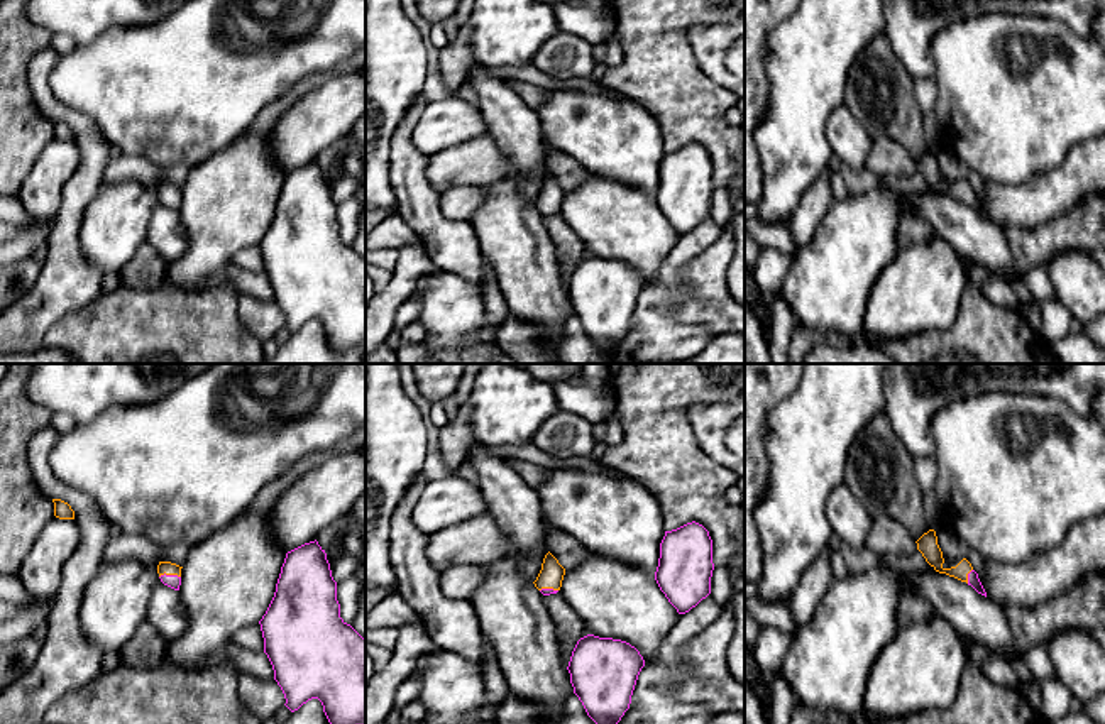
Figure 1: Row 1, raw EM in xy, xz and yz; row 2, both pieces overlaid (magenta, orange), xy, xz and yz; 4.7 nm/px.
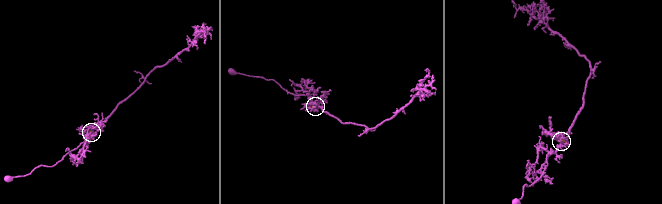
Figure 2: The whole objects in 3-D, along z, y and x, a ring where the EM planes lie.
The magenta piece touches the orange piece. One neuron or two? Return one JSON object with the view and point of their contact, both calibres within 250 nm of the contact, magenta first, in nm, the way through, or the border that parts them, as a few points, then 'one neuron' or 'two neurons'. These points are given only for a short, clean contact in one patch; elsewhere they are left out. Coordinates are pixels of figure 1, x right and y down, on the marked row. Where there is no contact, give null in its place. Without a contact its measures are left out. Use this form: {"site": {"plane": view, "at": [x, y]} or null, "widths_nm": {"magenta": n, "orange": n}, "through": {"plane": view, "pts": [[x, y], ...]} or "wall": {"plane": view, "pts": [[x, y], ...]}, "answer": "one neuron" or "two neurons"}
{"site": {"plane": "xy", "at": [170, 575]}, "widths_nm": {"magenta": 60, "orange": 60}, "through": {"plane": "xy", "pts": [[171, 581], [170, 575], [164, 567]]}, "answer": "one neuron"}

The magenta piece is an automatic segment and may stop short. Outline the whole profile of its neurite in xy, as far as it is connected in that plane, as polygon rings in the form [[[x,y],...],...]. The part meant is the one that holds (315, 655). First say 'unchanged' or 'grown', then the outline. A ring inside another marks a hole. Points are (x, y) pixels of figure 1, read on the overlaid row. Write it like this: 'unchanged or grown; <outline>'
unchanged; [[[316,540],[286,553],[274,597],[259,624],[264,653],[291,712],[318,699],[330,724],[366,724],[366,638],[340,617],[337,582]]]

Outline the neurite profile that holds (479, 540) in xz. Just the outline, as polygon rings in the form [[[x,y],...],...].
[[[489,513],[428,535],[426,545],[428,560],[442,572],[457,563],[484,568],[513,550],[514,545]]]

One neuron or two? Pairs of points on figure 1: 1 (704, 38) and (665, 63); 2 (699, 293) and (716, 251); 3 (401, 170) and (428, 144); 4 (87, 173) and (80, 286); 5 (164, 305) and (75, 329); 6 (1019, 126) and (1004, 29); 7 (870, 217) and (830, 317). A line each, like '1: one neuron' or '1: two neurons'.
1: two neurons
2: one neuron
3: two neurons
4: one neuron
5: one neuron
6: one neuron
7: one neuron

